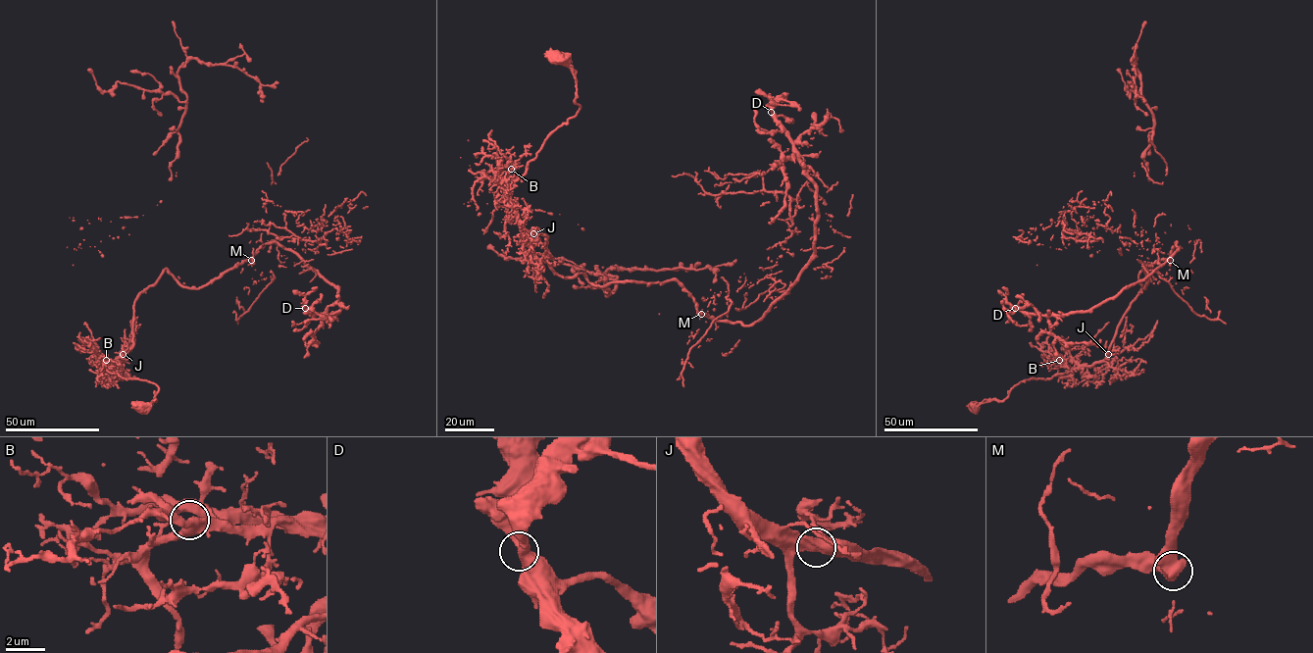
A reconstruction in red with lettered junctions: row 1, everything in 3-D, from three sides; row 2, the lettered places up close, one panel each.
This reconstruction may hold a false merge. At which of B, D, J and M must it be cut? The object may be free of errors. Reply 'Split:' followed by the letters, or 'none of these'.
Split: M

